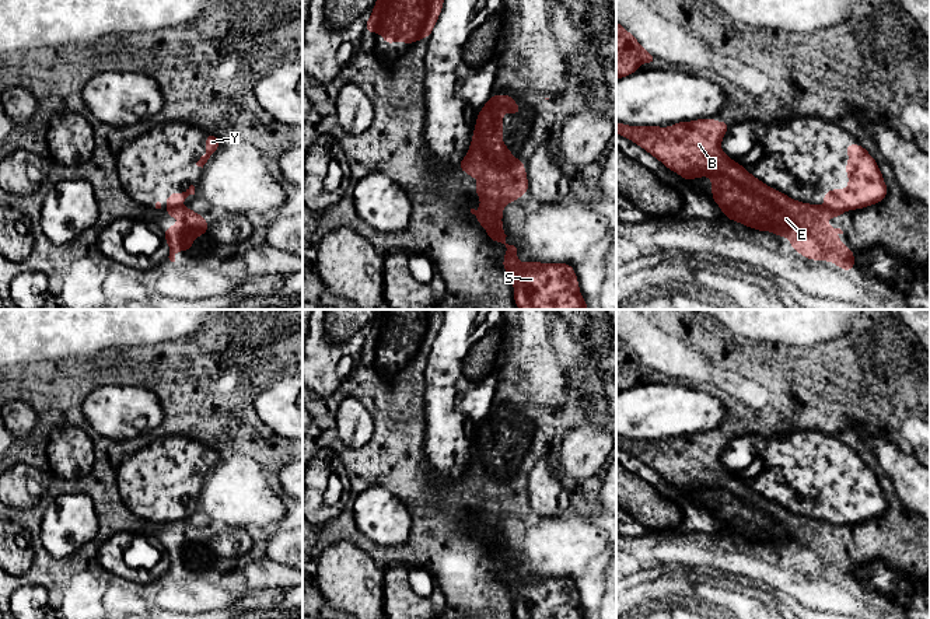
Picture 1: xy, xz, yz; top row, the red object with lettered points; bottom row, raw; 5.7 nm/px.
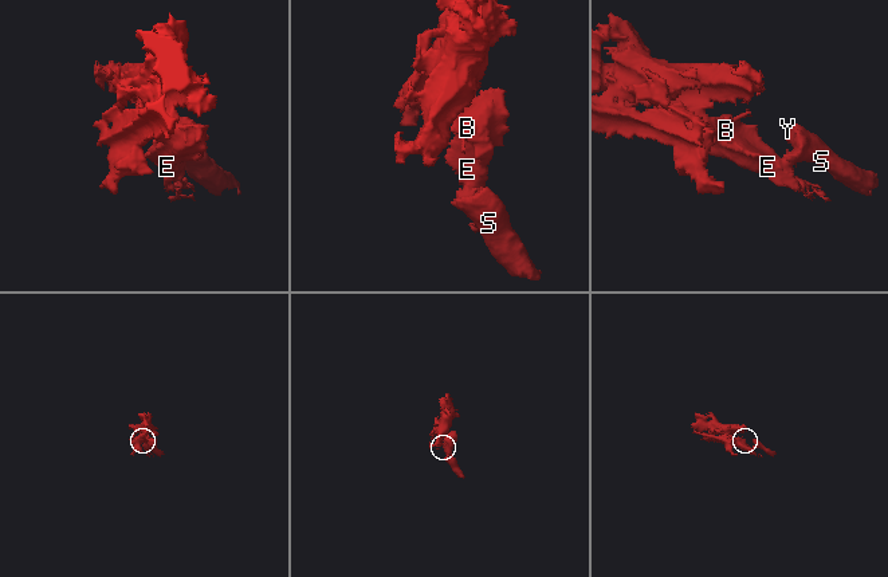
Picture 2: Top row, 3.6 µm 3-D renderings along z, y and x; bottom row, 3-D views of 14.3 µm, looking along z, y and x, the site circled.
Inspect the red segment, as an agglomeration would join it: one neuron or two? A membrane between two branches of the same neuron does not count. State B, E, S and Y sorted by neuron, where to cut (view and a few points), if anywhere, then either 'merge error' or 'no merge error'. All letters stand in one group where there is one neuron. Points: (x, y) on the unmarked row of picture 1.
groups B E / S Y; cut xz (479, 523), (488, 524), (500, 532); merge error

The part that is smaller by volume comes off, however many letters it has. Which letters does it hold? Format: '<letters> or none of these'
S, Y

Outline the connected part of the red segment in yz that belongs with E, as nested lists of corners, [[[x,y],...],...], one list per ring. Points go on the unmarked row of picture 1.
[[[710,431],[678,436],[671,441],[616,436],[616,447],[639,458],[685,494],[709,489],[713,515],[728,534],[789,550],[800,569],[836,577],[845,585],[853,584],[854,566],[833,552],[843,545],[831,538],[821,539],[828,531],[842,531],[843,524],[793,514],[751,489],[720,461],[730,440],[730,436]]]

